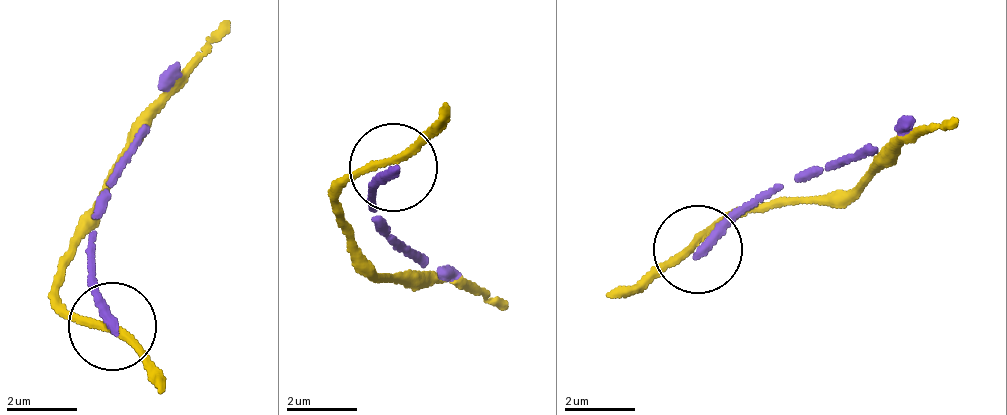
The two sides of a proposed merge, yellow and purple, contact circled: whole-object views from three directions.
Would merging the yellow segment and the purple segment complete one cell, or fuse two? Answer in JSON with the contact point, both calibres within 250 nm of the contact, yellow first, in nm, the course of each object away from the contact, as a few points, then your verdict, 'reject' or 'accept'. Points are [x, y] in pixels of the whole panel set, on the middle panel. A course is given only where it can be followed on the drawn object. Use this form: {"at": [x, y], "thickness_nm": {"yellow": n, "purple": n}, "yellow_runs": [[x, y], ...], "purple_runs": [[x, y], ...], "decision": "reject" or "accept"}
{"at": [393, 167], "thickness_nm": {"yellow": 200, "purple": 280}, "yellow_runs": [[391, 164], [339, 189], [349, 263], [509, 305]], "purple_runs": [[391, 164], [375, 186], [378, 235], [455, 273]], "decision": "reject"}

